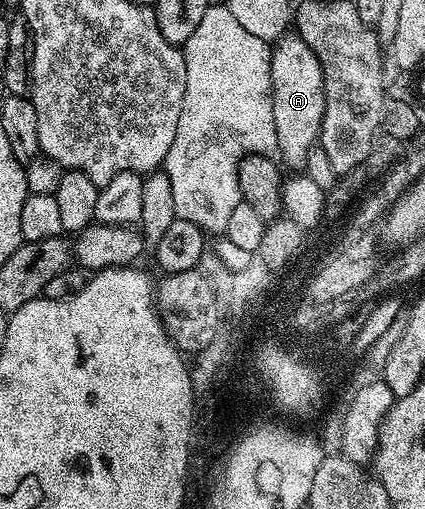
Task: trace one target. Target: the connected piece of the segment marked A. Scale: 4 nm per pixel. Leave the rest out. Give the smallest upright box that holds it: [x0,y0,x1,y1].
[271,32,325,168]

